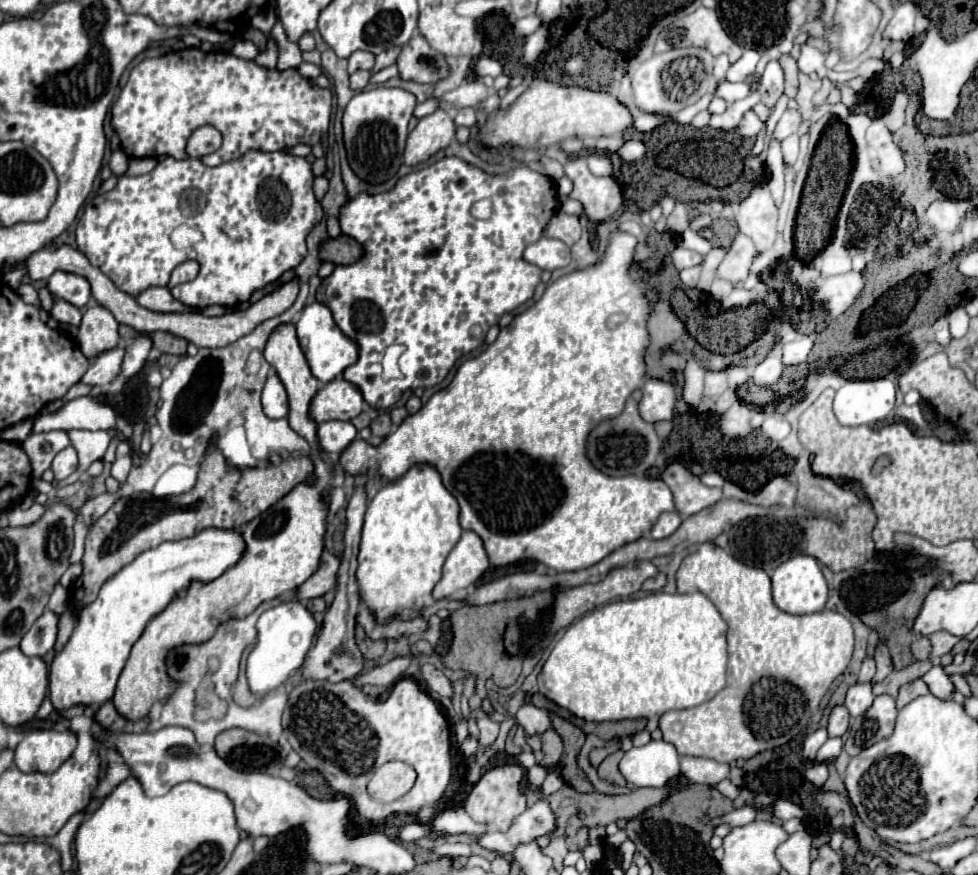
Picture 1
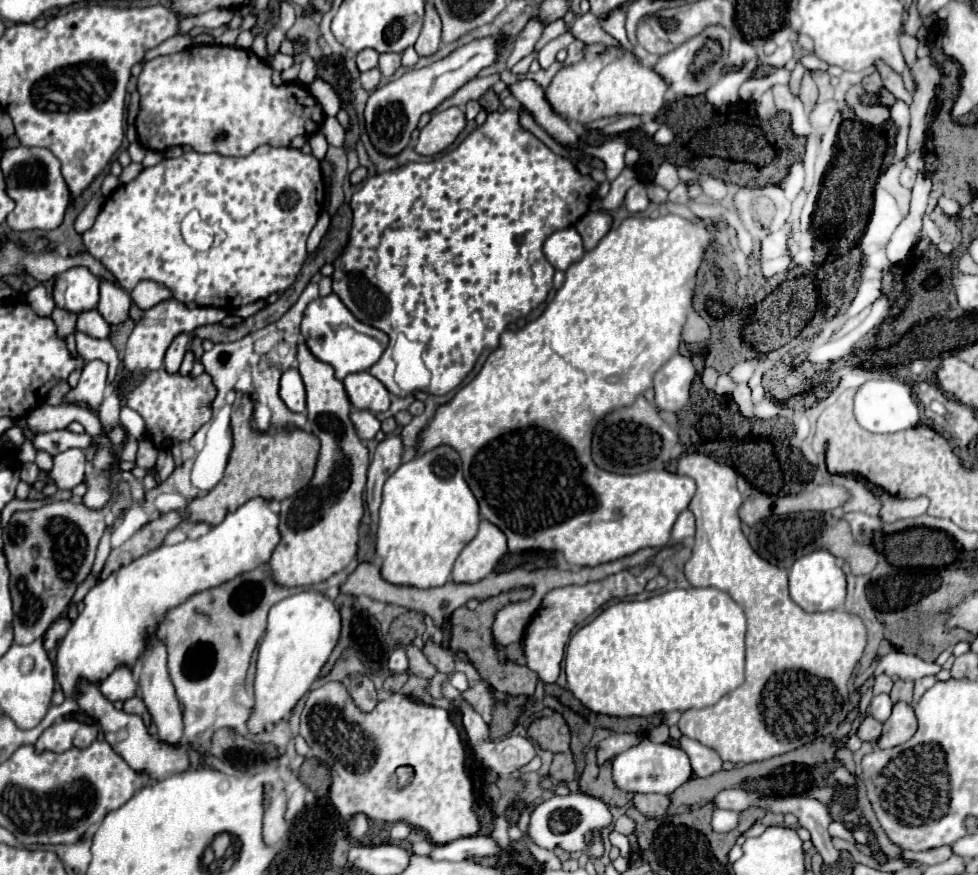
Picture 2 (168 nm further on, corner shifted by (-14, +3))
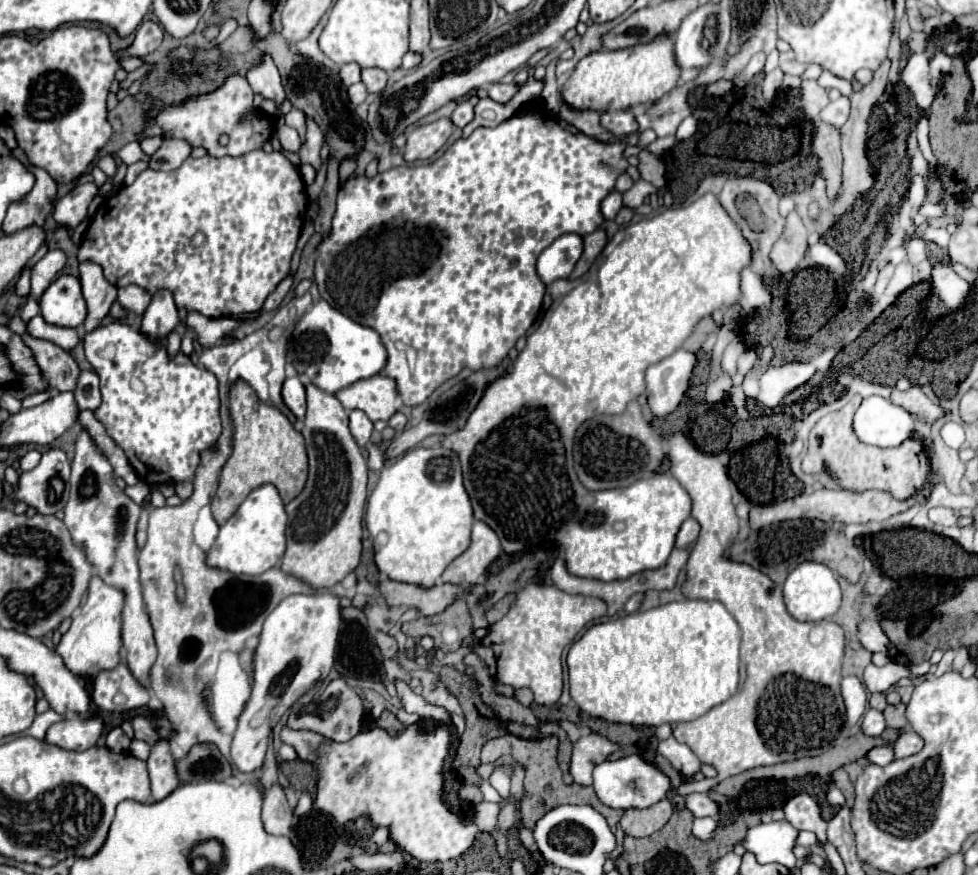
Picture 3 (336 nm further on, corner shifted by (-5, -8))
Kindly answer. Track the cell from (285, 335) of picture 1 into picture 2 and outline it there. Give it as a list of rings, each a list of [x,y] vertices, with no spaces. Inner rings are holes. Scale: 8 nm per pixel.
[[[304,344],[298,346],[298,370],[302,374],[306,396],[308,396],[308,422],[314,436],[320,440],[320,456],[318,466],[314,472],[314,478],[310,480],[310,486],[296,492],[292,498],[280,502],[280,534],[282,540],[276,546],[270,568],[272,576],[280,580],[284,586],[310,586],[328,580],[332,574],[346,568],[358,552],[358,526],[364,516],[364,488],[366,488],[366,474],[368,474],[368,448],[362,444],[362,440],[356,434],[356,428],[350,420],[352,404],[348,400],[348,394],[344,390],[344,384],[334,378],[332,368],[328,364],[316,360]]]

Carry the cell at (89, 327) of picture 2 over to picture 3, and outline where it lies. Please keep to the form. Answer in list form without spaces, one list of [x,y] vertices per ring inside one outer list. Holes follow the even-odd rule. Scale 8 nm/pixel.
[[[125,323],[83,333],[83,345],[101,379],[103,403],[95,417],[125,451],[139,479],[149,485],[193,481],[199,451],[211,447],[221,433],[217,377],[195,367],[183,353],[169,359],[165,343],[151,341]]]

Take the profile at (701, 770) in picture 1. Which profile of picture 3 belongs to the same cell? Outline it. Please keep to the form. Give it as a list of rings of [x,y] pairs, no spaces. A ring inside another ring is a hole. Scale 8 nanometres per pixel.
[[[669,737],[665,741],[659,741],[659,749],[657,749],[681,775],[691,777],[695,773],[701,771],[701,761],[697,759],[697,755],[687,747],[675,741],[675,737]]]

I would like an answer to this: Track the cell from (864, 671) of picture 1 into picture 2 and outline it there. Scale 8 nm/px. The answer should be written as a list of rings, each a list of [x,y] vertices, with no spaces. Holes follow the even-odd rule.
[[[880,674],[880,676],[876,676],[876,684],[874,684],[874,694],[890,694],[890,690],[892,690],[892,678],[890,676],[886,676],[886,674]]]

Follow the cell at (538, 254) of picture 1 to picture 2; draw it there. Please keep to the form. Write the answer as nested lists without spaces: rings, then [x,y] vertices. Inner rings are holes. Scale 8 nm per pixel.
[[[574,226],[554,232],[546,242],[544,242],[544,254],[546,260],[556,268],[556,270],[566,270],[568,264],[580,260],[584,256],[582,248],[582,238]]]

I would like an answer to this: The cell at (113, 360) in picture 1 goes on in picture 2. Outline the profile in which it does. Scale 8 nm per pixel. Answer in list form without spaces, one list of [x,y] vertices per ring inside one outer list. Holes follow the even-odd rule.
[[[100,360],[86,362],[80,382],[76,388],[70,388],[70,392],[64,396],[64,402],[68,404],[86,404],[90,410],[96,410],[102,404],[104,388],[106,388],[106,364]]]

